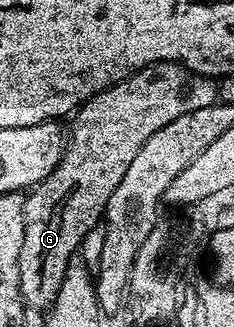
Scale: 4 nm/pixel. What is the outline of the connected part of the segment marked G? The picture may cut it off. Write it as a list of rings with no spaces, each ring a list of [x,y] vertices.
[[[155,62],[131,74],[126,80],[98,92],[79,106],[71,119],[72,131],[67,131],[60,163],[42,181],[31,187],[24,199],[24,231],[22,252],[18,256],[18,272],[20,295],[29,307],[43,311],[52,305],[58,296],[58,288],[62,288],[66,268],[77,257],[86,232],[90,232],[90,228],[101,221],[108,197],[114,188],[118,188],[122,176],[126,176],[126,168],[130,160],[138,156],[138,148],[142,148],[142,144],[146,144],[146,140],[150,140],[158,128],[166,128],[170,120],[178,120],[178,116],[186,116],[186,112],[206,108],[216,101],[218,86],[208,75],[196,74],[178,62]]]

